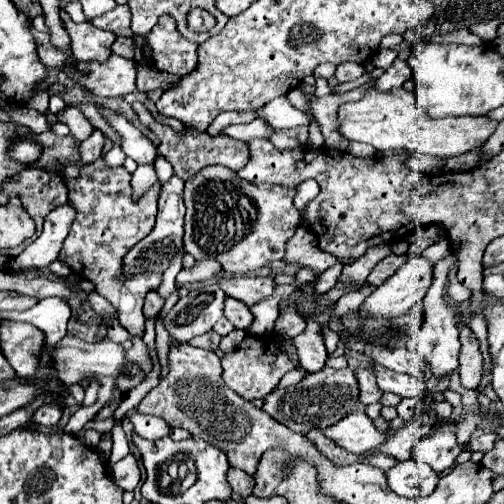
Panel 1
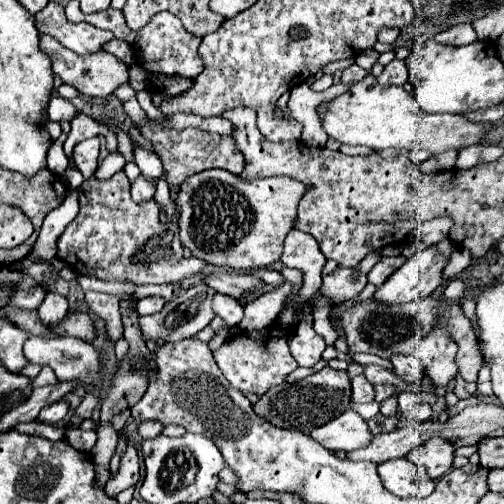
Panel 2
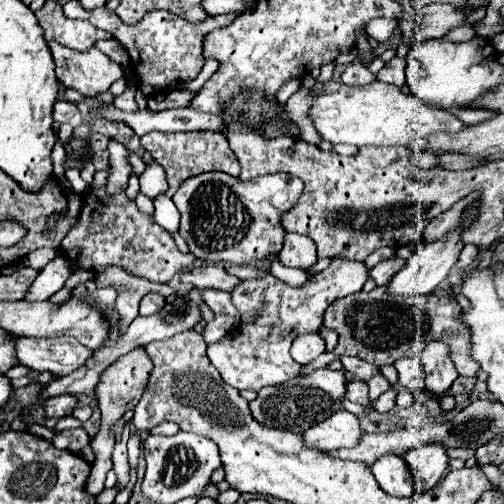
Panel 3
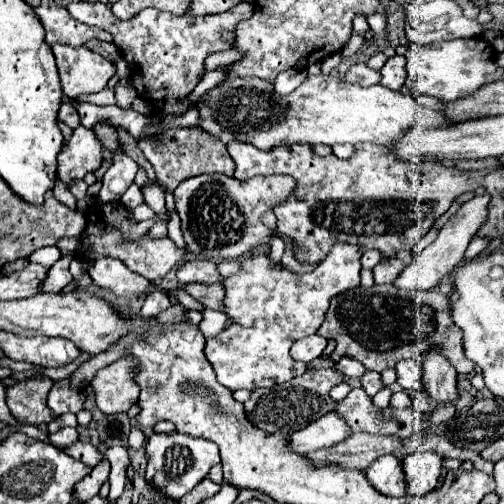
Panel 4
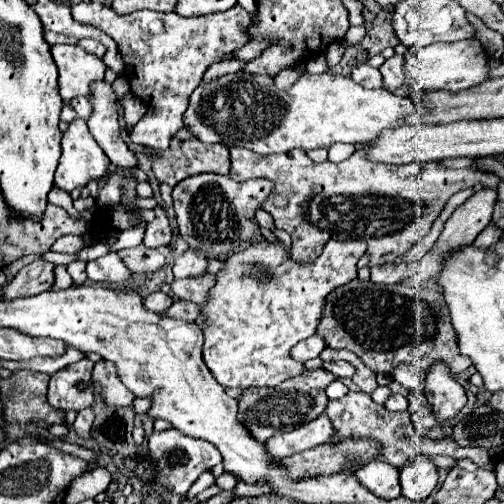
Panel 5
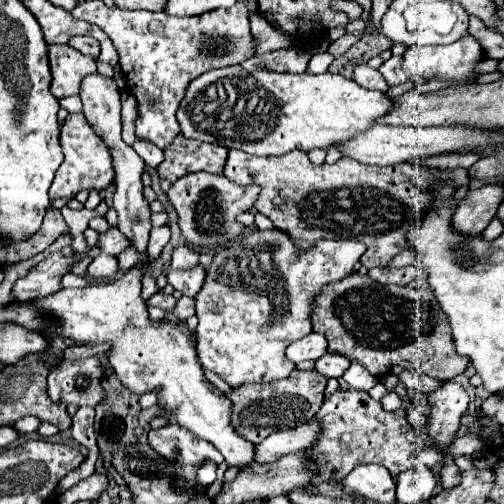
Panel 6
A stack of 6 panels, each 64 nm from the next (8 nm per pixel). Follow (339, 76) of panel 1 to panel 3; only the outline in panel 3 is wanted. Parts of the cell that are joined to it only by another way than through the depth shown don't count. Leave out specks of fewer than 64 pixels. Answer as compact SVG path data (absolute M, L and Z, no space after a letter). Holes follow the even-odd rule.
M350 64L346 72L342 74L342 84L370 84L374 82L376 76L362 64Z

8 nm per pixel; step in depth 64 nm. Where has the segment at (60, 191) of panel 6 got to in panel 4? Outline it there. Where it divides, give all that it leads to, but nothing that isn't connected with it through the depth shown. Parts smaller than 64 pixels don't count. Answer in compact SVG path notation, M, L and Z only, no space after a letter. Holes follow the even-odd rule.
M78 126L58 156L58 178L70 184L74 178L84 178L86 172L94 172L100 162L102 148L94 132Z

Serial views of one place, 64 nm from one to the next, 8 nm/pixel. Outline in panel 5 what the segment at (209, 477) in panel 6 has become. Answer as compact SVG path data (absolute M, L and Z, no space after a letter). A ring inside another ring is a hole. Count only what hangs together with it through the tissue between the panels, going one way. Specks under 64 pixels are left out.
M208 470L208 472L204 472L204 474L194 482L194 486L188 490L188 494L184 496L184 500L194 502L194 500L196 500L196 496L198 496L200 492L204 492L206 488L210 488L210 486L214 486L214 484L216 484L216 480L214 480L214 476L210 474L210 470Z

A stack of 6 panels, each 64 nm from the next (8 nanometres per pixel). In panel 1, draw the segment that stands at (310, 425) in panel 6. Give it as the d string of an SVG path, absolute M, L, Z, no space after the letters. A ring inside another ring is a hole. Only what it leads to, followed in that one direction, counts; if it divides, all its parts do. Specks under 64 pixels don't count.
M364 410L348 414L344 420L340 420L340 424L326 428L324 434L336 440L342 448L346 448L352 454L364 454L368 450L376 450L388 438L374 426L374 420Z

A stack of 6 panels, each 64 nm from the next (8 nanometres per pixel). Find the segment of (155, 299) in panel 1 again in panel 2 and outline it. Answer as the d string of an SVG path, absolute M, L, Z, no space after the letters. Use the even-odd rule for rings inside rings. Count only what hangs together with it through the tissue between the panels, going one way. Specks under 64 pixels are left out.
M146 296L138 302L138 314L140 316L150 316L160 312L164 306L164 298L162 296Z

